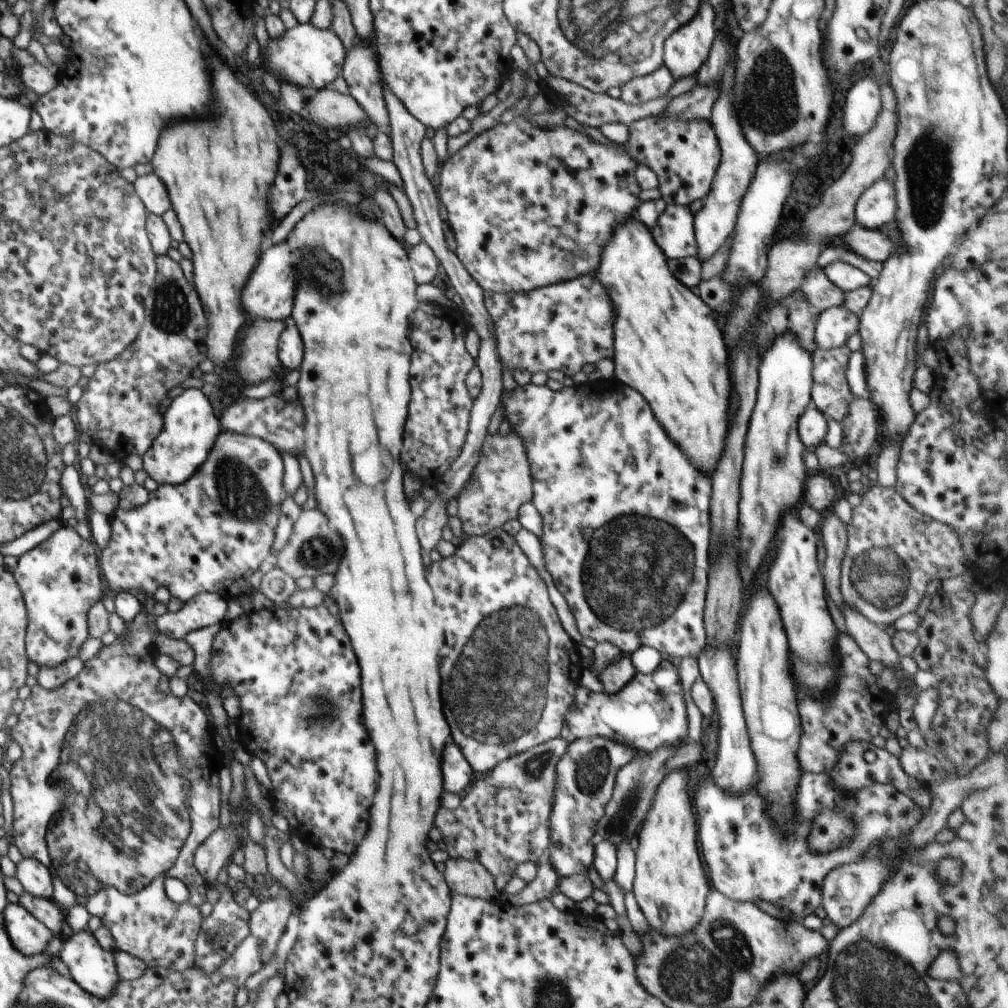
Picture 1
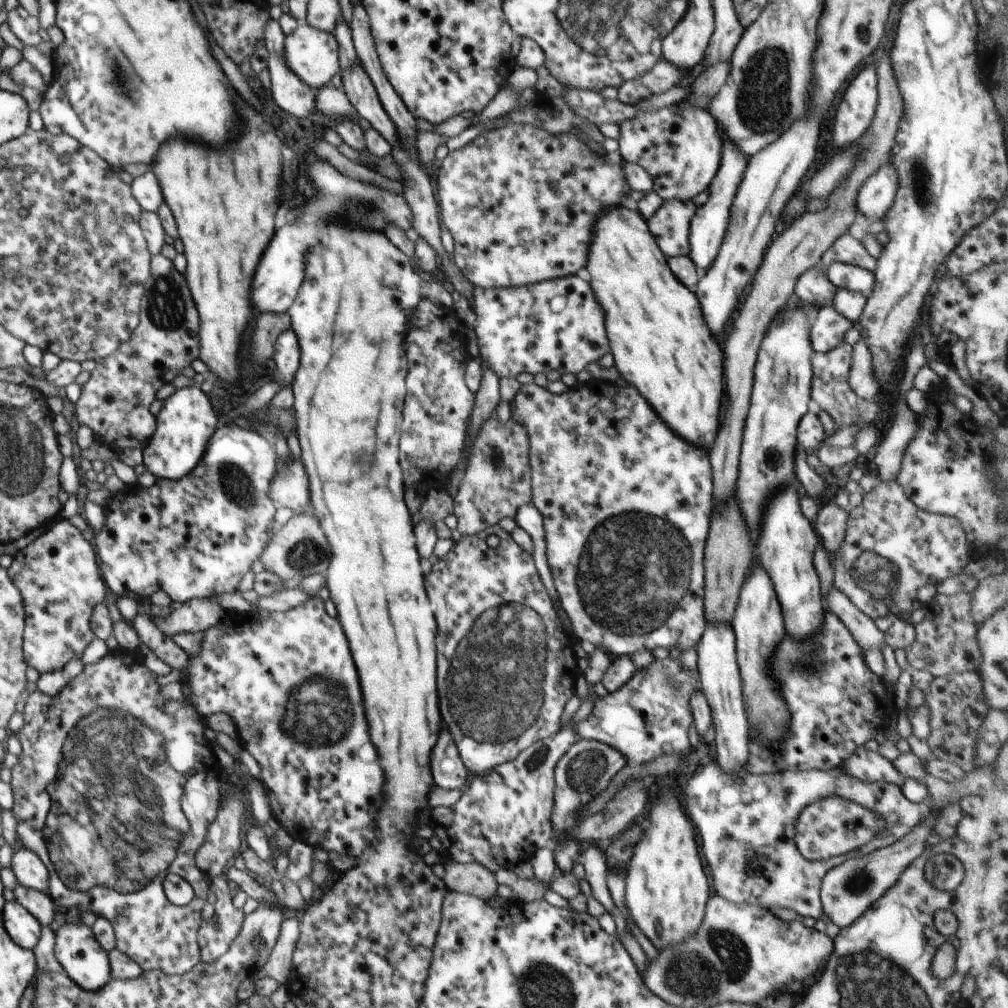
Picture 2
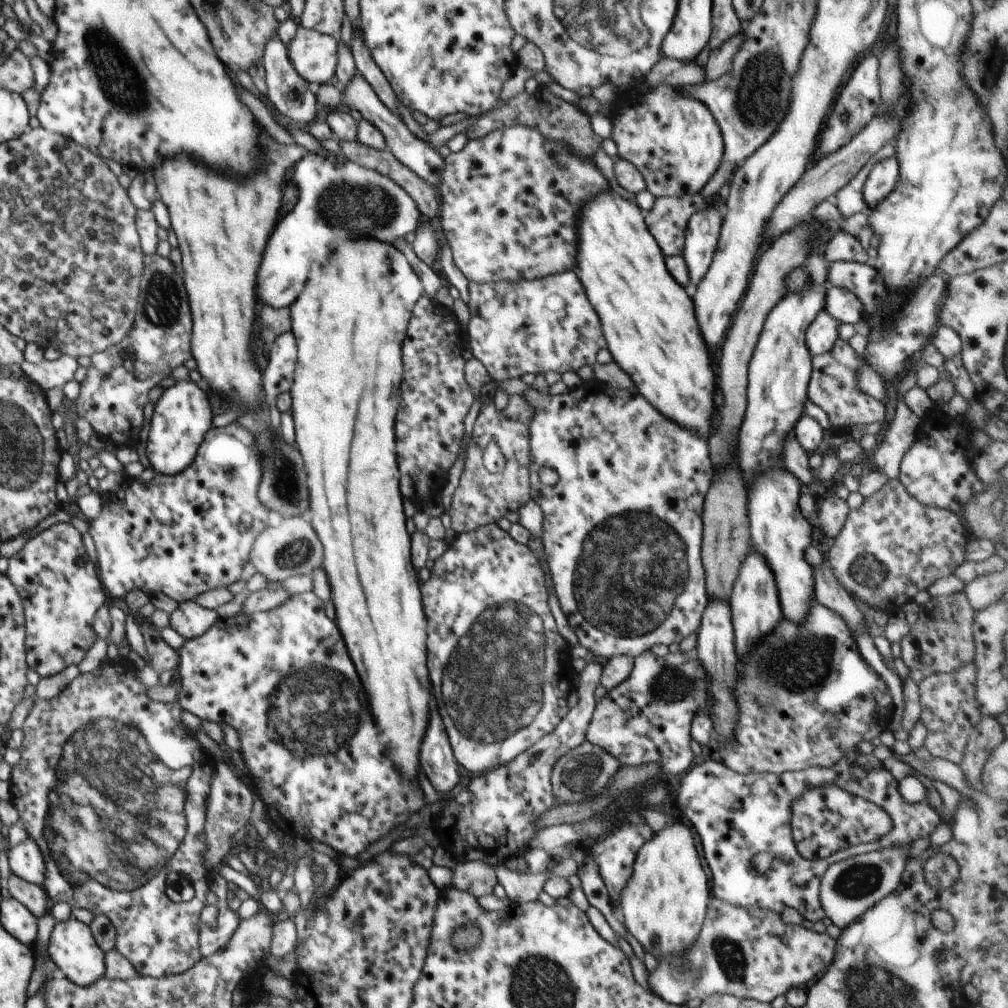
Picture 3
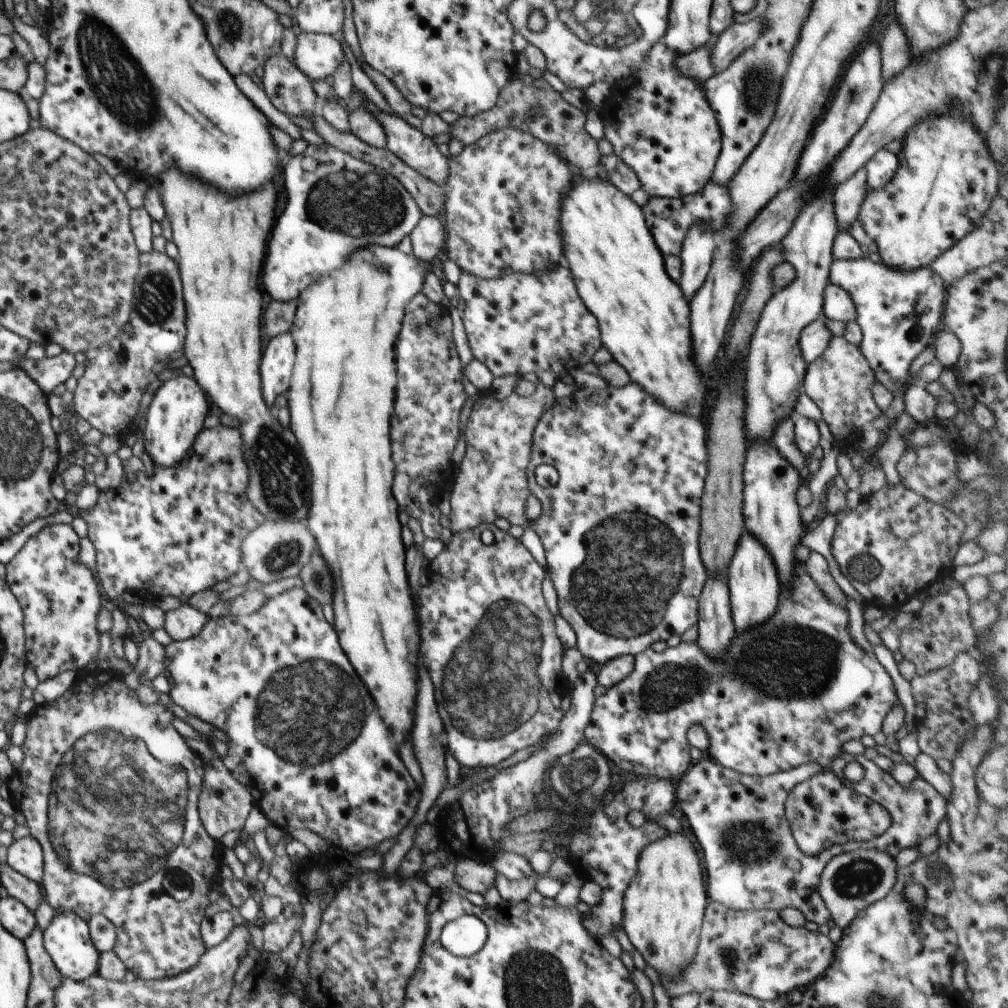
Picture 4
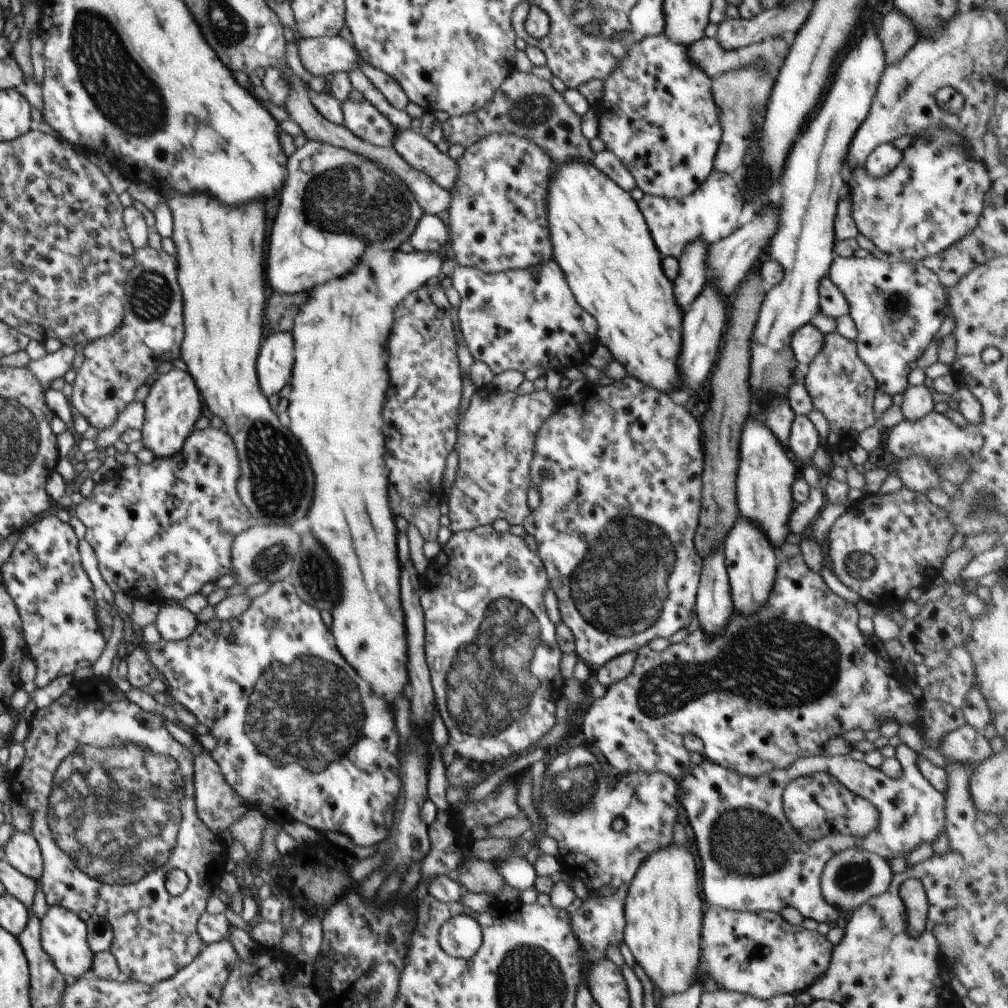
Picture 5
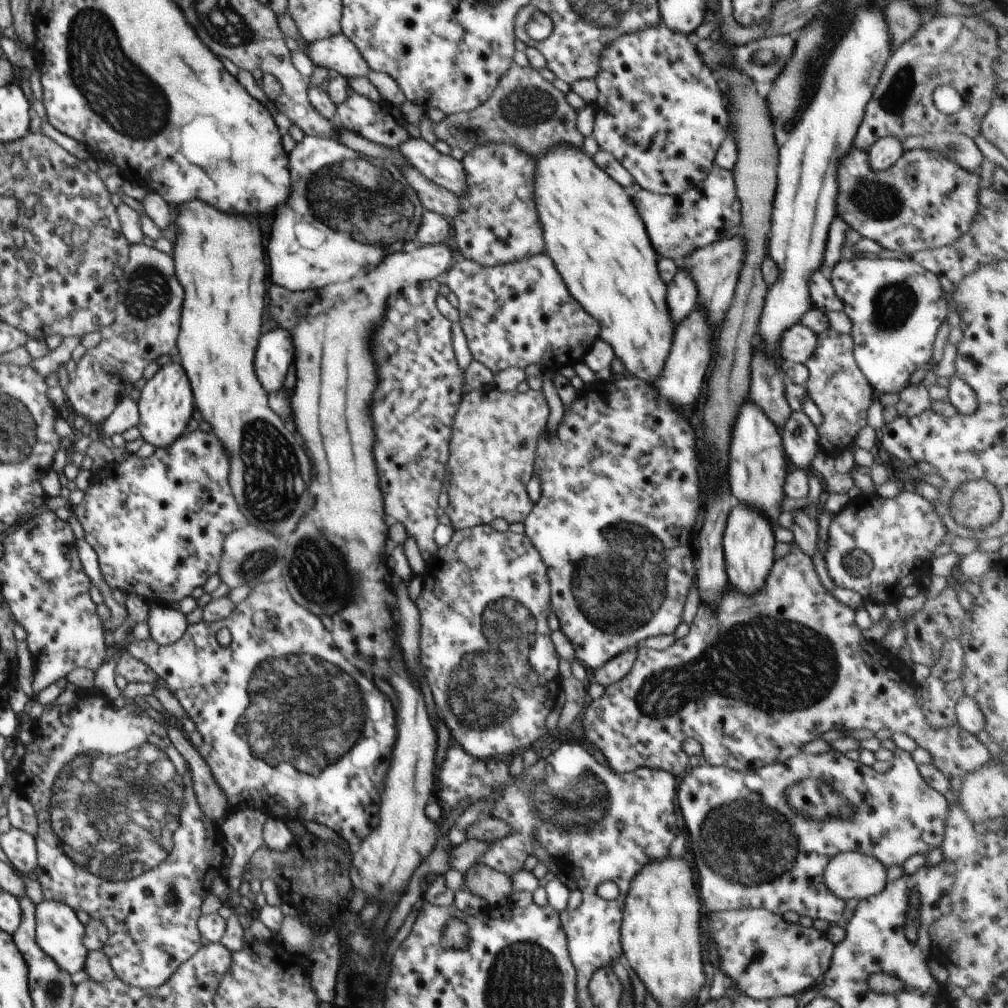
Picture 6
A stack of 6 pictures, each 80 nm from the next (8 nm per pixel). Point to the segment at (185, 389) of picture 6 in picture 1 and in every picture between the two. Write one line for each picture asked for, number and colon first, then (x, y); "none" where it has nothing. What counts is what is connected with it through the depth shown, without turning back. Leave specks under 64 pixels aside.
1: (190, 429)
2: (186, 422)
3: (182, 416)
4: (176, 415)
5: (172, 407)

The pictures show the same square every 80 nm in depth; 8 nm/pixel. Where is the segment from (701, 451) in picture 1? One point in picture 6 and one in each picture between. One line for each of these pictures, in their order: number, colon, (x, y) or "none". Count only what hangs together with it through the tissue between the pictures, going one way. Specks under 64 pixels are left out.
2: (660, 343)
3: (647, 319)
4: (644, 319)
5: (601, 241)
6: (593, 232)

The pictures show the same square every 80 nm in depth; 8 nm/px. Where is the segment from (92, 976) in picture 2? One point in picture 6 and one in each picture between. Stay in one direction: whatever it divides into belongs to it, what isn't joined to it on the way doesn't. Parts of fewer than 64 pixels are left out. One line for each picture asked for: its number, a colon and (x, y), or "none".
3: (72, 947)
4: (67, 940)
5: (63, 934)
6: (59, 933)

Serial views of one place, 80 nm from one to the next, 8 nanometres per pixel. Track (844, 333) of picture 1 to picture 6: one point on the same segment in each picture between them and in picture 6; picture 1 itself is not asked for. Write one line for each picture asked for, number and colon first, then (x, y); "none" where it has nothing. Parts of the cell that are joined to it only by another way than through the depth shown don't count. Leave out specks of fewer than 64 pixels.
2: (830, 327)
3: (821, 335)
4: (814, 339)
5: (807, 341)
6: (797, 345)

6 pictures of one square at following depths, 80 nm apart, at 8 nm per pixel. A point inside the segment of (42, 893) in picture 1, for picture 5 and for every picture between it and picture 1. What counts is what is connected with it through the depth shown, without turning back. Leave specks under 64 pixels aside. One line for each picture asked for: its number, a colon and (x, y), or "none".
2: (29, 870)
3: (26, 861)
4: (25, 855)
5: (23, 853)

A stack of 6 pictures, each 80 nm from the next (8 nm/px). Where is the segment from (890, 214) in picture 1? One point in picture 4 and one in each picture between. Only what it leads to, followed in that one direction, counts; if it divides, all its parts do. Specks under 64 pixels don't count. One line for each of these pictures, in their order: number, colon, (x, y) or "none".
2: (876, 196)
3: (884, 175)
4: (881, 168)

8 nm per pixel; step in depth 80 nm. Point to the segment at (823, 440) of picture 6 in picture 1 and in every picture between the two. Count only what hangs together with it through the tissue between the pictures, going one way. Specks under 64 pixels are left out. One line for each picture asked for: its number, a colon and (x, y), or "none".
1: (830, 391)
2: (830, 389)
3: (832, 387)
4: (839, 381)
5: (841, 386)

